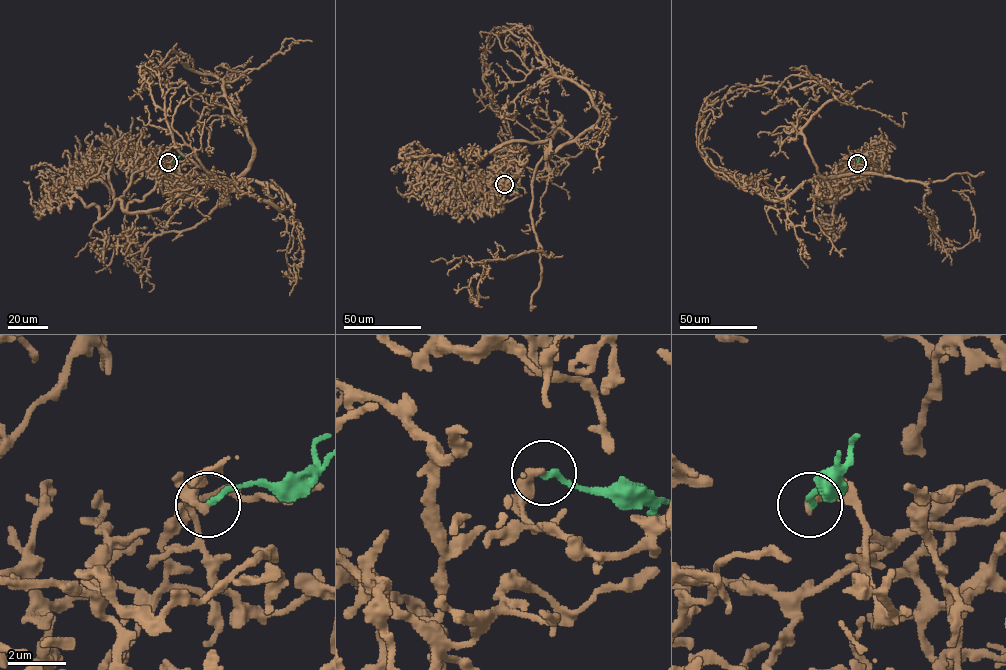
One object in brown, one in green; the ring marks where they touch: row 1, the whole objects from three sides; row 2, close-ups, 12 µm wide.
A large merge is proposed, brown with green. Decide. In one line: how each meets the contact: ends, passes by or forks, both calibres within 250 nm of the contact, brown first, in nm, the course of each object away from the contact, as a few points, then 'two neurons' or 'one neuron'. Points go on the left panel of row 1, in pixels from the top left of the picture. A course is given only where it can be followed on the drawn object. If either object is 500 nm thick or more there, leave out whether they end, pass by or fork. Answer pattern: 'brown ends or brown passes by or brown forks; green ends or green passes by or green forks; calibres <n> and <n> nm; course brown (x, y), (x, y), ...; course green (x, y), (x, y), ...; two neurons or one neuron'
brown ends; green ends; calibres 320 and 190 nm; course brown (168, 162), (176, 180), (128, 212), (214, 184), (226, 201), (204, 175), (217, 206), (135, 270), (127, 176); course green (168, 162), (186, 153); two neurons

